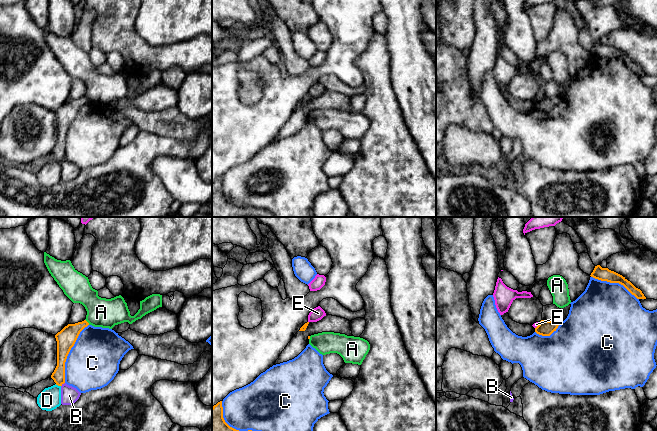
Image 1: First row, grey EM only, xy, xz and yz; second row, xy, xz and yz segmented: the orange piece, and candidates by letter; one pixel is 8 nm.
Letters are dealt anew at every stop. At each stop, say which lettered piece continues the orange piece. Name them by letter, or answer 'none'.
none

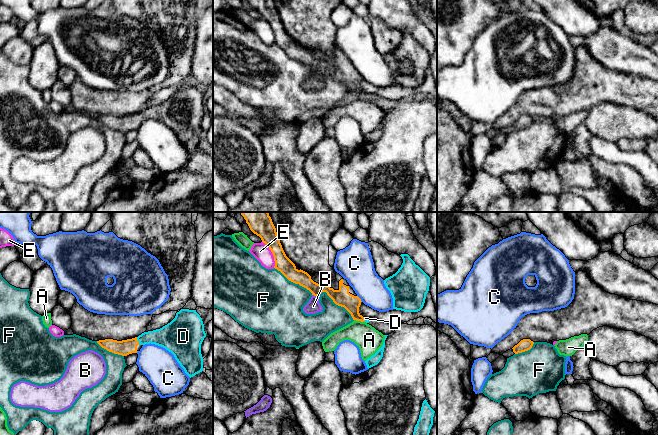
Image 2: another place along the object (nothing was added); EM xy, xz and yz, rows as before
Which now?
D

